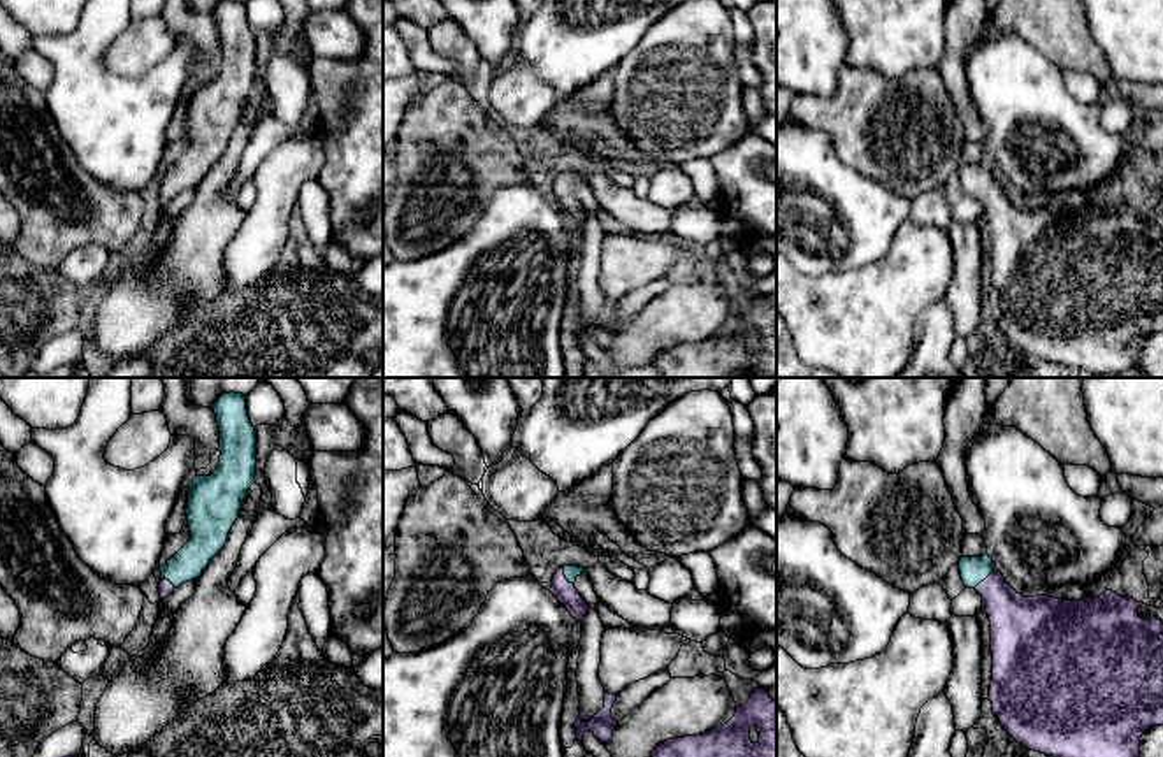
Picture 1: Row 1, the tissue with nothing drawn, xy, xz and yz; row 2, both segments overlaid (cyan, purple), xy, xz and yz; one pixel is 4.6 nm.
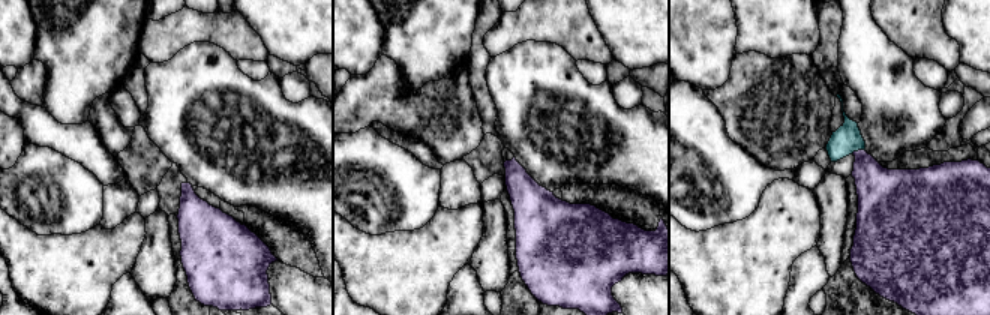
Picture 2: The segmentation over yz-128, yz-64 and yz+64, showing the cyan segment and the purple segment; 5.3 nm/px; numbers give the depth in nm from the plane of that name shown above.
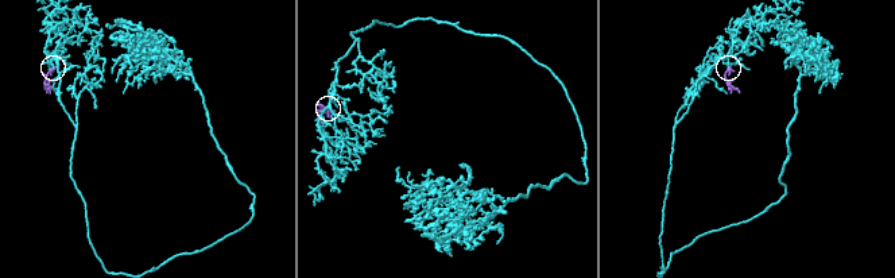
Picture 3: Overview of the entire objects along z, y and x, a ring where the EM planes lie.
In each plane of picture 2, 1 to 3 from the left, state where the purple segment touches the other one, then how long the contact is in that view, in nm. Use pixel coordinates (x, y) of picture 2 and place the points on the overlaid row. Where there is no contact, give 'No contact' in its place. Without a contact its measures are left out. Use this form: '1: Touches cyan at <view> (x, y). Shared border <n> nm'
1: No contact
2: No contact
3: Touches cyan at yz+64 (857, 150). Shared border 80 nm

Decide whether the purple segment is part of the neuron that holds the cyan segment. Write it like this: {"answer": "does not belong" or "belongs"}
{"answer": "belongs"}

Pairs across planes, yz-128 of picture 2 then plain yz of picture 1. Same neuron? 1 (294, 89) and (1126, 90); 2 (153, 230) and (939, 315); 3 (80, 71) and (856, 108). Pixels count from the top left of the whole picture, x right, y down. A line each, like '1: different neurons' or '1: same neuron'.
1: different neurons
2: different neurons
3: different neurons

